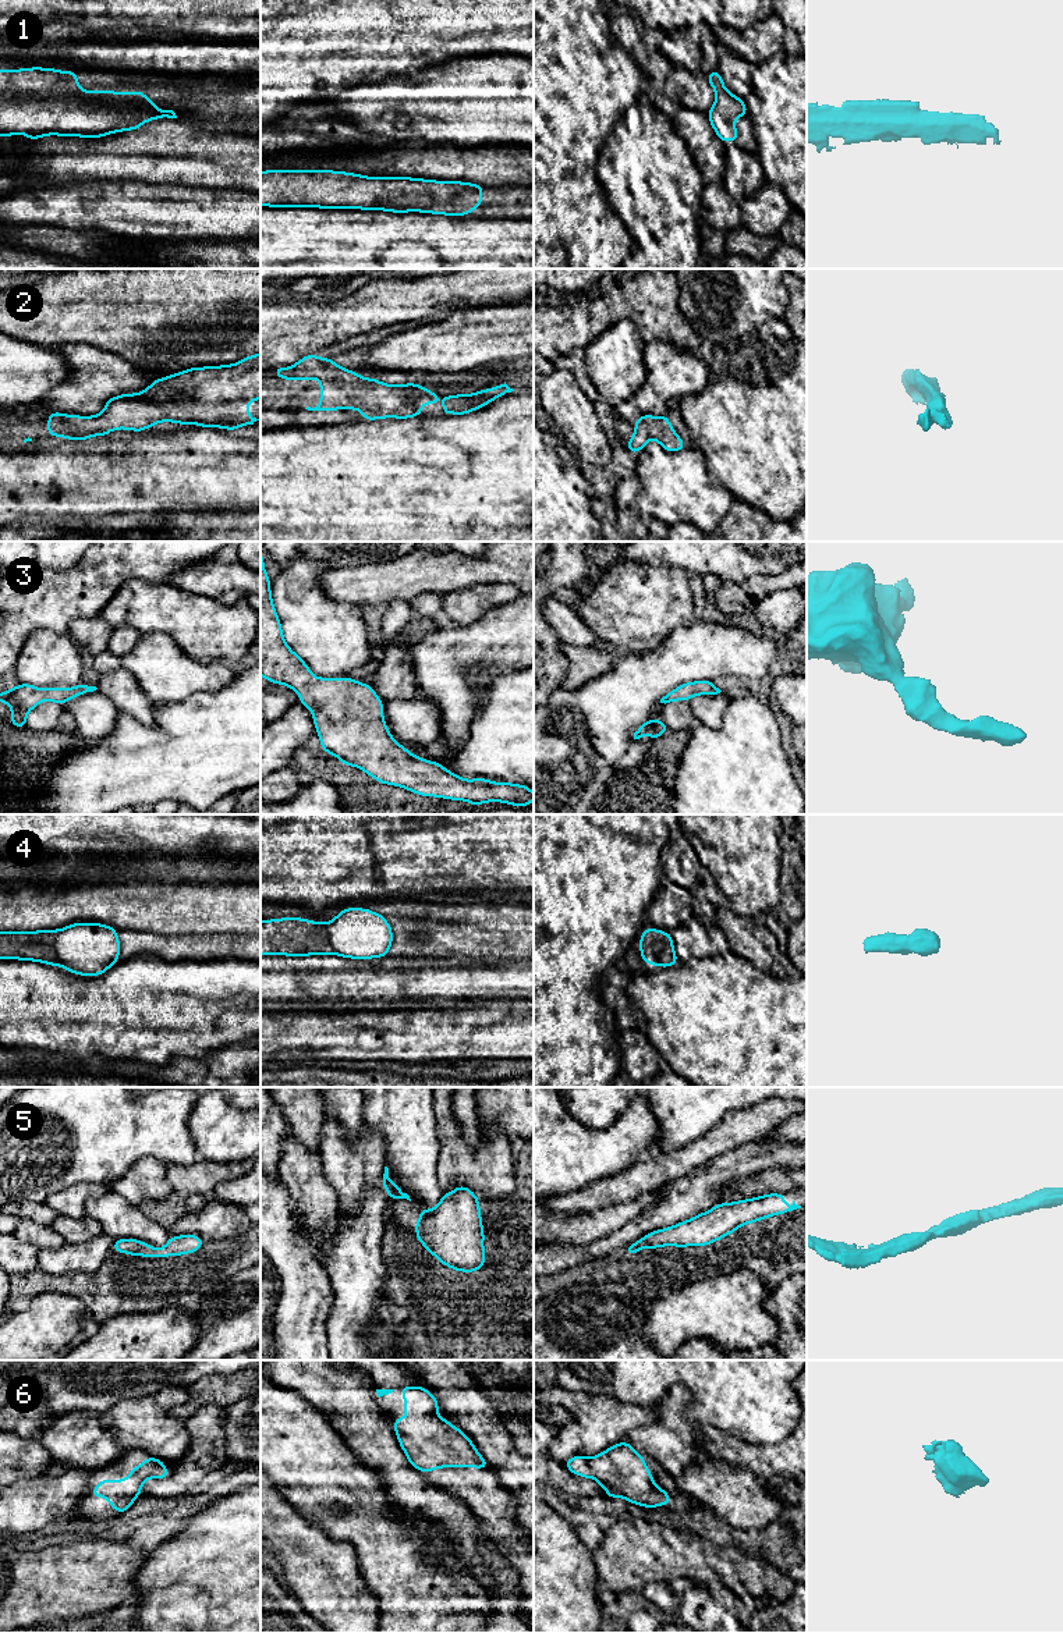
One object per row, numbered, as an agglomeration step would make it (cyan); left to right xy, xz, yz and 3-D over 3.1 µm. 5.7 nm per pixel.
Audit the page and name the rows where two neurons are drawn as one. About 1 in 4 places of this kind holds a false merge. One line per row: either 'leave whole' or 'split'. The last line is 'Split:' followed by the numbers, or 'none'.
1: leave whole
2: leave whole
3: leave whole
4: leave whole
5: leave whole
6: leave whole
Split: none

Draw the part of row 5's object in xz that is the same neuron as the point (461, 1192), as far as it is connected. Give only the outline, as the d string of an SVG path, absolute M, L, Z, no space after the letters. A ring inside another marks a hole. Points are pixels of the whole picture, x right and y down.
M465 1186L443 1193L436 1208L421 1207L417 1239L428 1253L456 1271L474 1272L485 1264L479 1199Z

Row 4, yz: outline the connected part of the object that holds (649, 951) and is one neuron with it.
M645 929L639 938L641 958L649 965L669 968L678 963L670 933Z

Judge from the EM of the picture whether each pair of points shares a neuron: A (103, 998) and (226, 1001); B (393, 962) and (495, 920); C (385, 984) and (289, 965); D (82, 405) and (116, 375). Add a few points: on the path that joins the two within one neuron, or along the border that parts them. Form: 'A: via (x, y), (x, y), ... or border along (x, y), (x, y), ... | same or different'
A: via (134, 1001), (195, 1001) | same
B: border along (388, 955), (401, 957) | different
C: via (361, 982), (321, 982), (312, 975) | same
D: via (91, 397), (107, 380) | same

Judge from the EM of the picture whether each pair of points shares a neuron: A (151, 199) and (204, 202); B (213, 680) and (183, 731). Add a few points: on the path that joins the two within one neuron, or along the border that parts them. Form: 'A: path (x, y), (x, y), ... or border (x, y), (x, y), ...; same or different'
A: path (163, 202), (191, 202); same
B: border (236, 677), (215, 692), (194, 692), (174, 700); different

